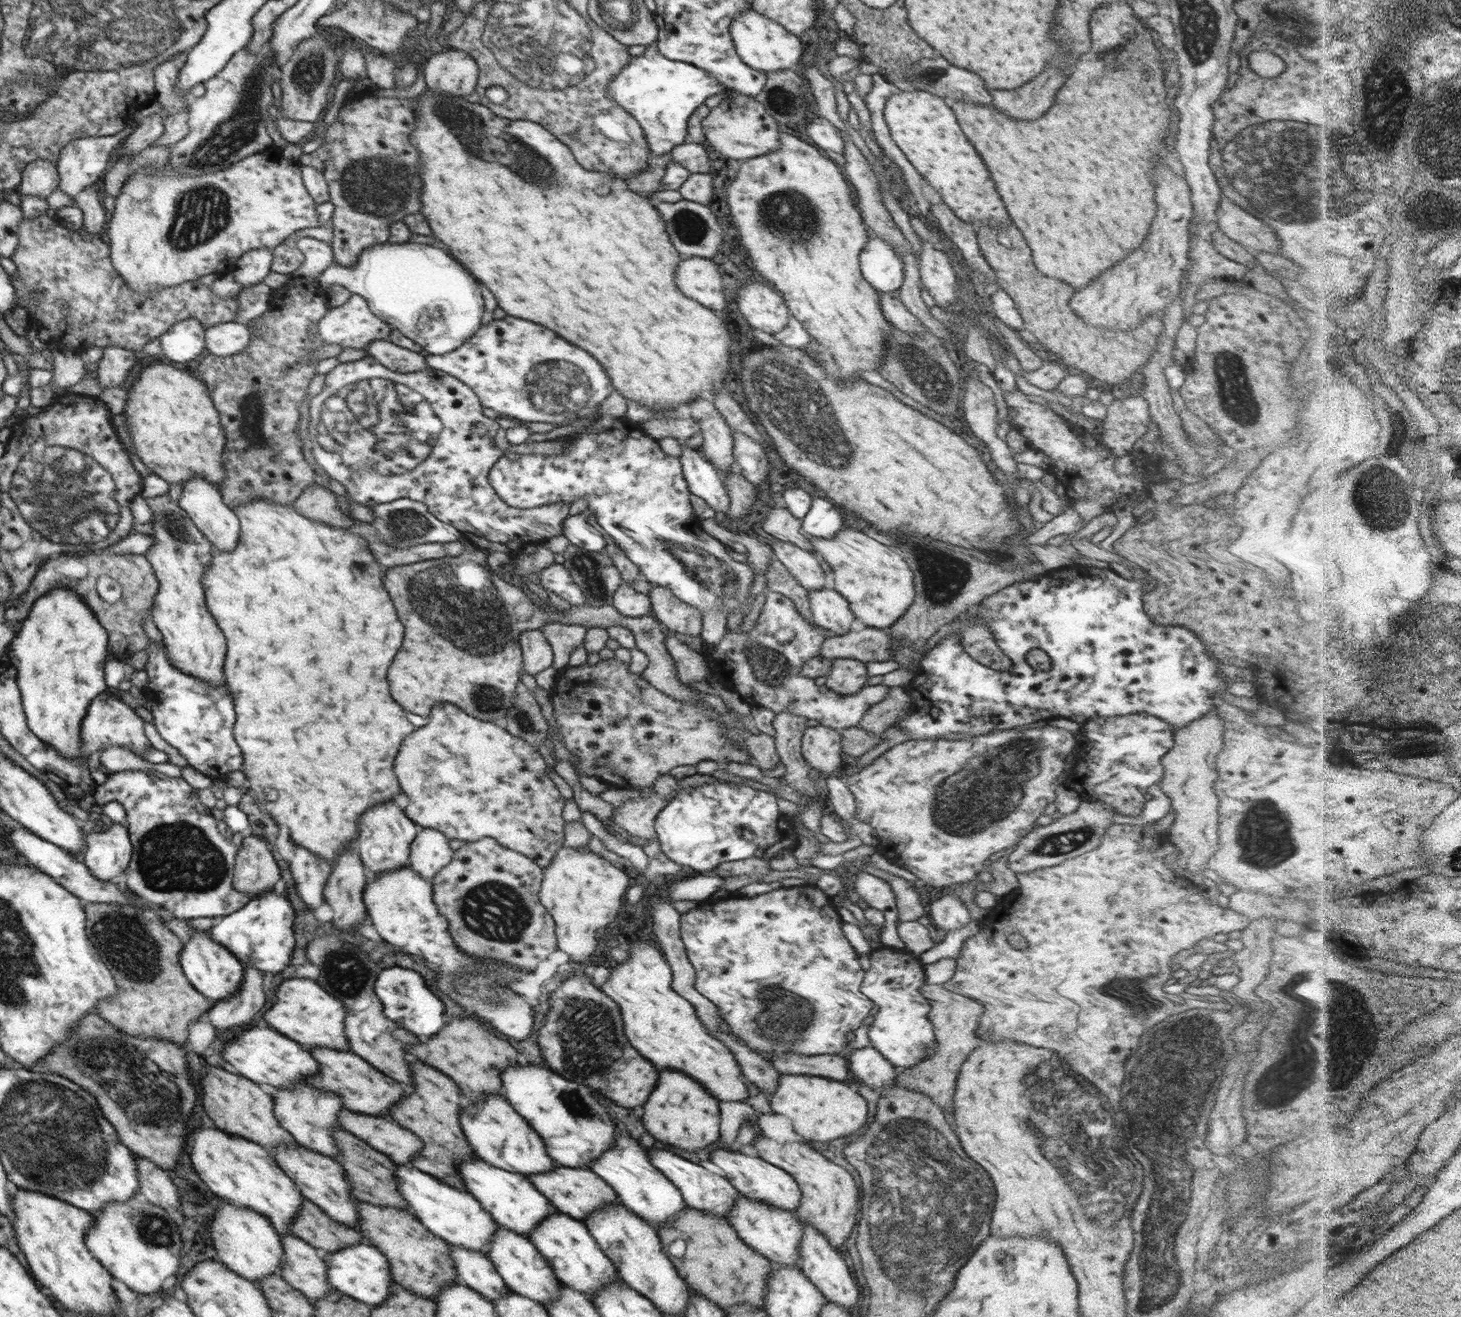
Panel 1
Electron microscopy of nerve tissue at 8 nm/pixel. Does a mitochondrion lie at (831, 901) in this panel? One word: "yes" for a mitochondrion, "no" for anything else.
no

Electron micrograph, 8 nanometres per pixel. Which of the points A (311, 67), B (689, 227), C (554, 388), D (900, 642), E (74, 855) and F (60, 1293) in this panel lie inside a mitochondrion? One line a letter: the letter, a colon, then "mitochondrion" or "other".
A: mitochondrion
B: mitochondrion
C: mitochondrion
D: mitochondrion
E: other
F: other

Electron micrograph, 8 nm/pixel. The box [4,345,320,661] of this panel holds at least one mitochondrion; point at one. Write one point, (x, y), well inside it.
(65, 496)

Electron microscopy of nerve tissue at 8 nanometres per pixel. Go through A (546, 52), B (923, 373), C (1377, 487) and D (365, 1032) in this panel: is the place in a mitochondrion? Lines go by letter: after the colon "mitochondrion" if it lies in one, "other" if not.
A: mitochondrion
B: mitochondrion
C: mitochondrion
D: other

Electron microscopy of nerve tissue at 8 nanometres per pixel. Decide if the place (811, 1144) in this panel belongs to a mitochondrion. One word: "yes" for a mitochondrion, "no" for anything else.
no

